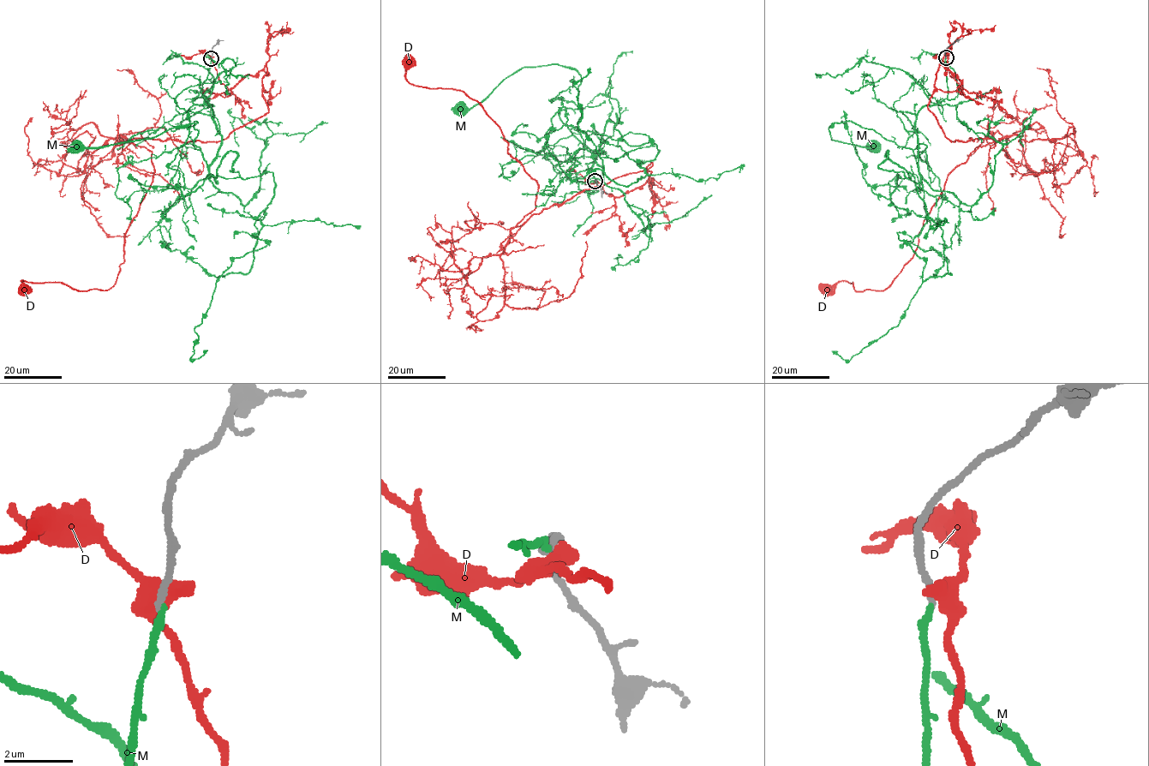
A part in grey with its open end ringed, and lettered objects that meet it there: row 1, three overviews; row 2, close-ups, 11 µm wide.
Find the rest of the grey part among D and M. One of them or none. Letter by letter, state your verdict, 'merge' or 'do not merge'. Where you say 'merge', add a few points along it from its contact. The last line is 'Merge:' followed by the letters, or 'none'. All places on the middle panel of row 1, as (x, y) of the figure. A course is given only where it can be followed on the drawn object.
D: do not merge
M: merge; it runs (595, 181), (577, 181), (599, 150), (605, 152), (584, 147), (577, 128), (575, 70), (522, 67), (461, 108)
Merge: M

